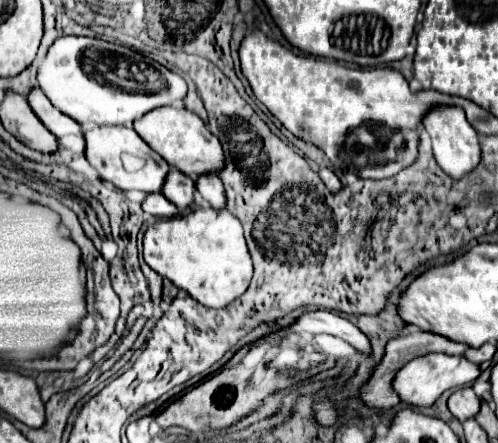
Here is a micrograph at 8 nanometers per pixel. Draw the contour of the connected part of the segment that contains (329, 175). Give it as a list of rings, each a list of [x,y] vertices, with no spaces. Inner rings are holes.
[[[322,168],[322,170],[320,170],[320,178],[322,178],[322,182],[324,182],[331,193],[336,193],[342,188],[341,181],[330,168]]]

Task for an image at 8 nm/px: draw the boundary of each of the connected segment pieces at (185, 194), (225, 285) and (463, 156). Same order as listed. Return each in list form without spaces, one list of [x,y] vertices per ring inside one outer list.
[[[170,168],[166,180],[164,180],[164,188],[162,194],[176,204],[178,208],[186,208],[192,204],[194,200],[194,180],[184,176],[182,172],[176,172],[176,168]]]
[[[198,208],[186,216],[172,216],[154,222],[144,234],[144,260],[160,276],[186,290],[194,300],[208,308],[224,308],[238,296],[242,296],[252,280],[252,258],[248,254],[246,240],[242,236],[240,220],[226,208]]]
[[[436,106],[430,108],[424,114],[422,120],[426,132],[432,138],[432,150],[434,158],[440,164],[444,172],[448,172],[452,178],[462,178],[466,172],[470,172],[478,162],[480,162],[480,144],[478,144],[478,134],[474,128],[468,124],[466,114],[458,106]]]

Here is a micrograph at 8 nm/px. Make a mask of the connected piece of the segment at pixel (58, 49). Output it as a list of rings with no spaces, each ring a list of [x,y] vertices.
[[[62,36],[48,48],[44,60],[38,66],[38,84],[40,90],[60,112],[64,112],[82,126],[130,126],[136,118],[144,116],[146,112],[158,106],[170,106],[174,102],[180,104],[186,96],[186,82],[156,60],[146,58],[140,52],[122,44],[84,36]]]

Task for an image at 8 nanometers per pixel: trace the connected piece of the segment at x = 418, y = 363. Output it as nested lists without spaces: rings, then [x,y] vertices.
[[[426,354],[426,356],[416,356],[414,360],[408,362],[410,370],[404,366],[400,368],[400,372],[396,372],[392,386],[398,386],[398,398],[400,402],[408,404],[408,406],[418,406],[418,408],[428,408],[432,406],[442,392],[450,390],[450,388],[460,388],[460,386],[468,386],[470,382],[474,382],[480,376],[480,368],[466,360],[464,356],[448,356],[448,354]]]

